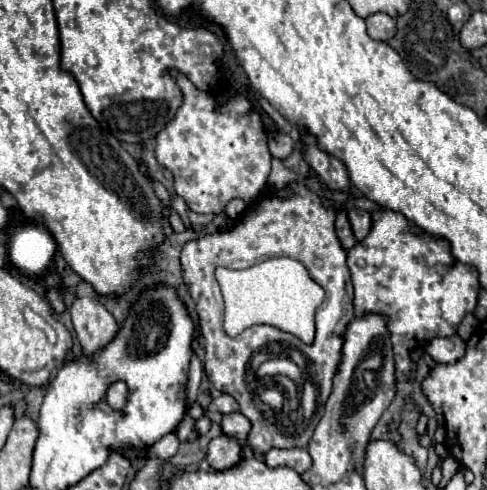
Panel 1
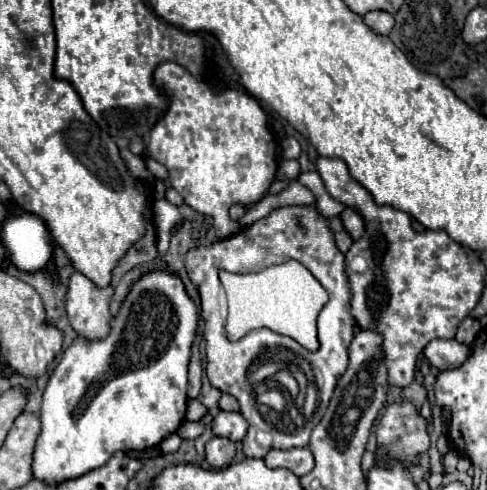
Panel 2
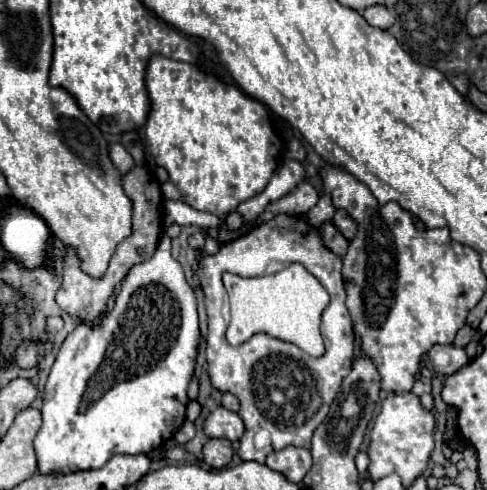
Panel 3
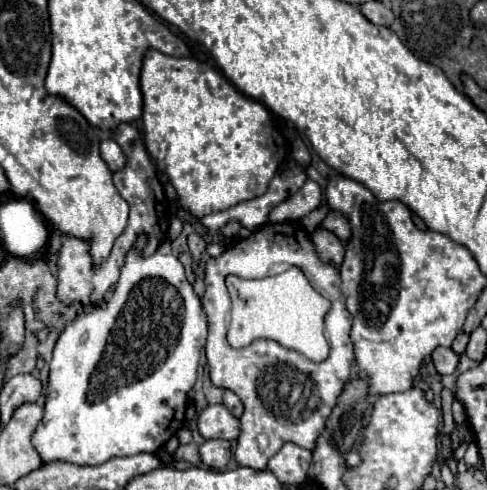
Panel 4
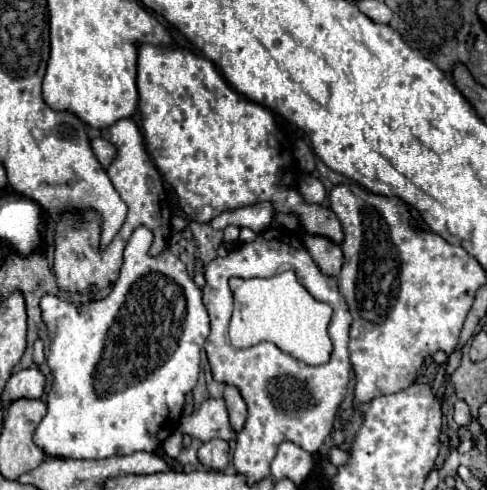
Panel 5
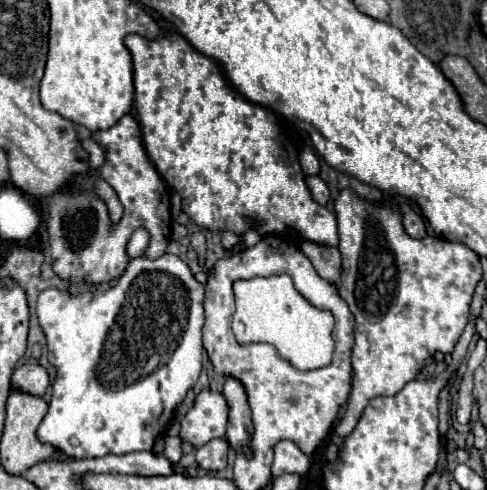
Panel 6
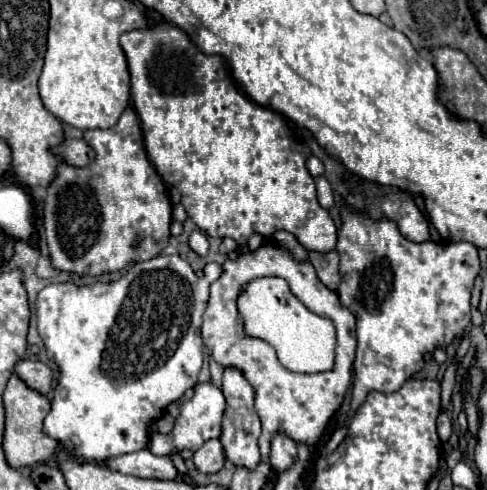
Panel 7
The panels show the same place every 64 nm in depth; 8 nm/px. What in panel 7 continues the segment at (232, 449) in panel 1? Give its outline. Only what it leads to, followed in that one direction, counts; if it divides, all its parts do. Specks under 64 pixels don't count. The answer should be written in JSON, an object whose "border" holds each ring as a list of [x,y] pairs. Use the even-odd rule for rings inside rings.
{"border":[[[218,438],[208,440],[202,448],[198,448],[198,450],[194,452],[192,462],[194,462],[194,466],[198,468],[198,472],[202,472],[202,474],[218,472],[218,470],[224,466],[224,462],[226,462],[220,440],[218,440]]]}

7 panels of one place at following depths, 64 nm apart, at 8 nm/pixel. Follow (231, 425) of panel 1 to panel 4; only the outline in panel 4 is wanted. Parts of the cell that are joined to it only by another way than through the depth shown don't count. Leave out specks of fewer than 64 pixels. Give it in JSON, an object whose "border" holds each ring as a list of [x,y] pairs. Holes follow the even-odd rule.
{"border":[[[212,404],[206,406],[200,412],[200,418],[196,422],[198,432],[204,440],[210,438],[222,438],[222,440],[236,440],[240,434],[240,422],[234,418],[224,404]]]}

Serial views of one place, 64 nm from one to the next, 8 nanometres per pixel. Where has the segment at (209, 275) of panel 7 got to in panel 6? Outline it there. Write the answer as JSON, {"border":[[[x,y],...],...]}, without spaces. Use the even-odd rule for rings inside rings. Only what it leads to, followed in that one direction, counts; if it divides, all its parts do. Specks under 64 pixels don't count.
{"border":[[[140,228],[134,232],[134,256],[132,256],[126,272],[120,276],[120,280],[112,288],[108,288],[104,292],[86,290],[78,296],[72,296],[68,290],[46,288],[38,296],[38,308],[36,308],[38,322],[46,336],[48,362],[56,368],[56,380],[52,386],[50,408],[38,428],[38,436],[40,436],[40,440],[44,440],[44,442],[52,444],[54,448],[62,450],[64,454],[68,454],[70,458],[100,458],[106,454],[128,454],[128,452],[138,452],[138,450],[152,450],[156,438],[160,434],[164,434],[164,430],[172,418],[172,410],[186,398],[188,388],[192,388],[200,376],[200,370],[202,370],[202,326],[204,326],[204,284],[200,284],[192,276],[188,264],[182,262],[174,254],[164,254],[156,260],[144,258],[146,246],[148,246],[148,234],[144,228]]]}

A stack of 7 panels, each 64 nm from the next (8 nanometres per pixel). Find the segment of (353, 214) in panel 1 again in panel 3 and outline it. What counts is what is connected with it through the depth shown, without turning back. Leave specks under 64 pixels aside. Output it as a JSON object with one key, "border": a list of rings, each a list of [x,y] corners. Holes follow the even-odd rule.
{"border":[[[336,210],[330,222],[332,222],[340,232],[342,232],[344,238],[352,240],[352,238],[356,236],[356,222],[354,222],[354,220],[344,212],[344,210]]]}

